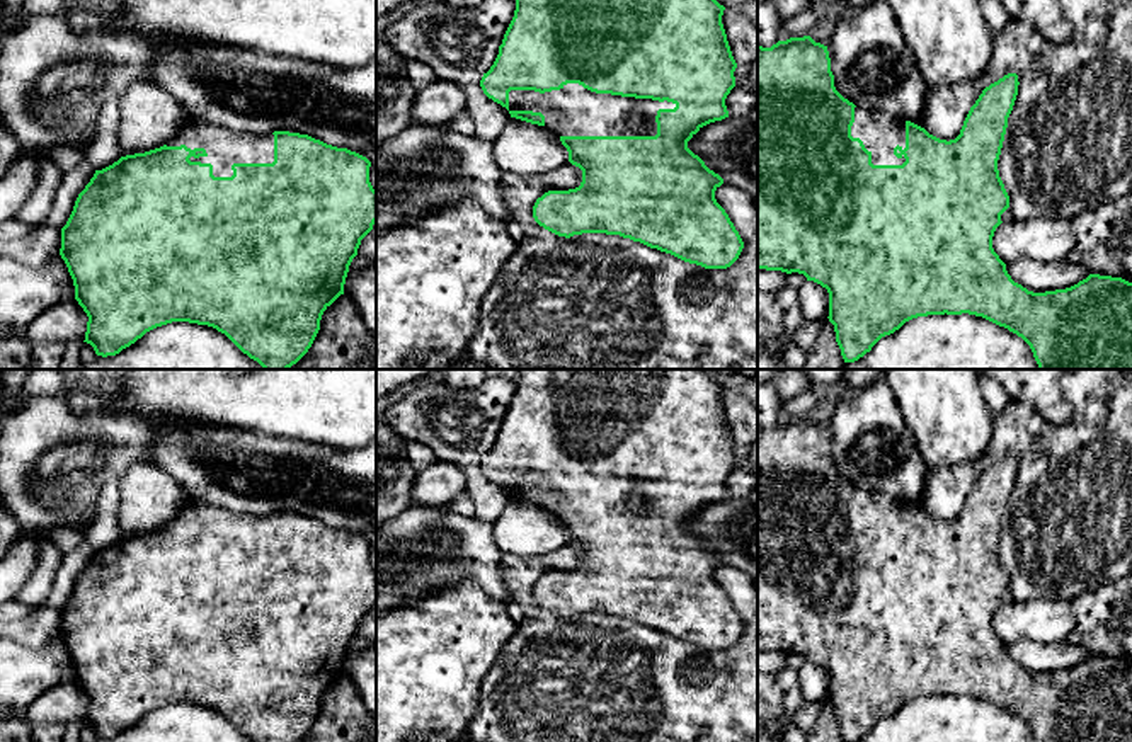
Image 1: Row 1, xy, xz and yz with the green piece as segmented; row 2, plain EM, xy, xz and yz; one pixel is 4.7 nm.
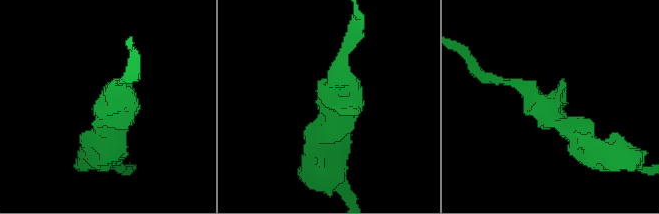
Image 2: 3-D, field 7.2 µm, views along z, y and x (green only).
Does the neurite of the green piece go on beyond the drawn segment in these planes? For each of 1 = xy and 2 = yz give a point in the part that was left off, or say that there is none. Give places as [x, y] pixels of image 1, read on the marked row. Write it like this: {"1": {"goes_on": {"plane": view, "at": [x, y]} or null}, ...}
{"1": {"goes_on": {"plane": "xy", "at": [223, 147]}}, "2": {"goes_on": {"plane": "yz", "at": [880, 133]}}}

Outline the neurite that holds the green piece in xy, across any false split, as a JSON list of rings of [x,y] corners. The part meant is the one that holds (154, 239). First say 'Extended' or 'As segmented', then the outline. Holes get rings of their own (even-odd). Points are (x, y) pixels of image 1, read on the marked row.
Extended. [[[189,119],[167,145],[95,170],[61,228],[60,248],[89,317],[83,342],[107,357],[157,327],[189,322],[225,334],[264,369],[289,369],[312,347],[323,311],[344,294],[349,265],[376,223],[369,167],[366,157],[308,134],[242,134]]]

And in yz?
Extended. [[[810,36],[778,41],[771,48],[758,44],[758,269],[798,272],[827,289],[829,322],[834,325],[836,342],[844,362],[863,357],[885,335],[899,330],[906,322],[928,315],[975,315],[1021,337],[1032,349],[1038,369],[1132,369],[1132,283],[1122,277],[1089,274],[1078,284],[1033,293],[1015,283],[1006,264],[992,248],[996,228],[1003,223],[1001,214],[1009,208],[1009,196],[999,177],[998,160],[1001,155],[1008,117],[1018,95],[1018,75],[1008,73],[982,90],[970,107],[960,134],[955,140],[940,140],[924,128],[897,119],[887,112],[872,112],[856,107],[834,87],[827,46]]]

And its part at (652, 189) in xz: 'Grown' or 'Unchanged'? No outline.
Grown

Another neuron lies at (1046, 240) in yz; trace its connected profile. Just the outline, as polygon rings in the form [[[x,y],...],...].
[[[1011,220],[996,228],[992,248],[1004,264],[1018,259],[1061,262],[1076,248],[1076,238],[1069,220]]]

